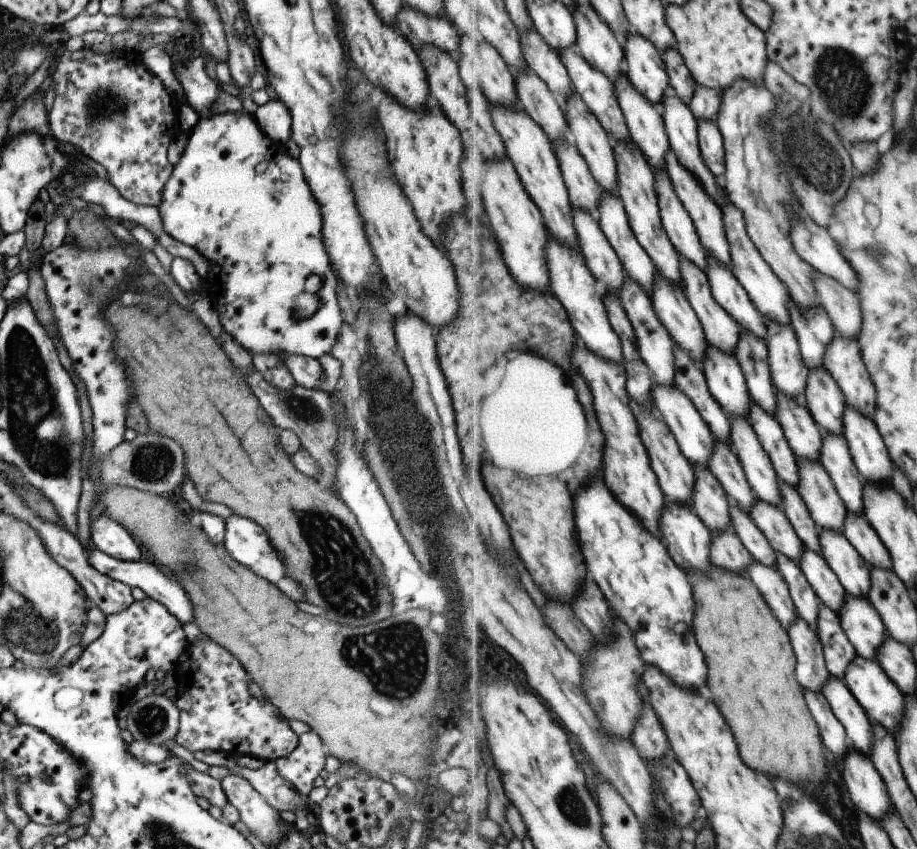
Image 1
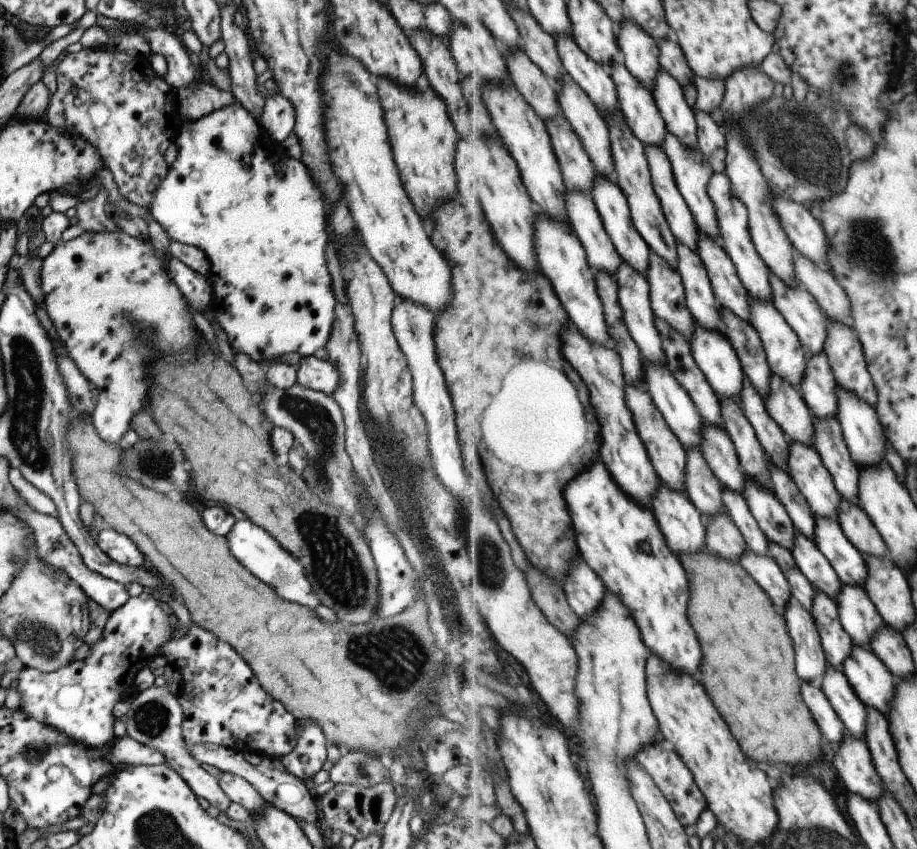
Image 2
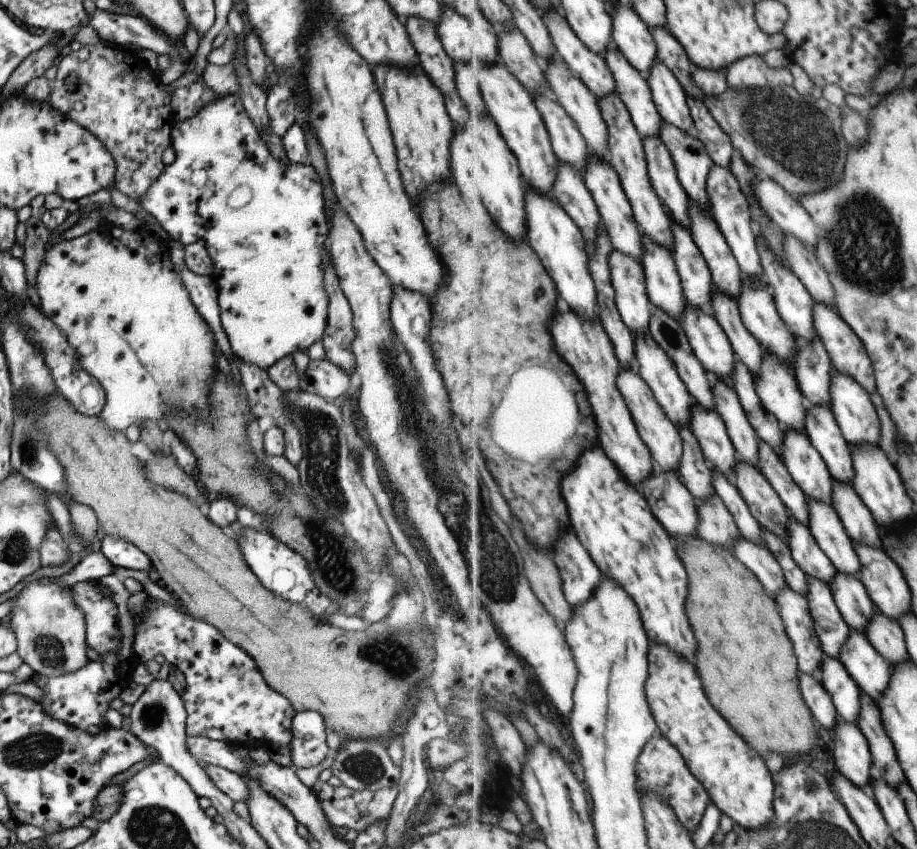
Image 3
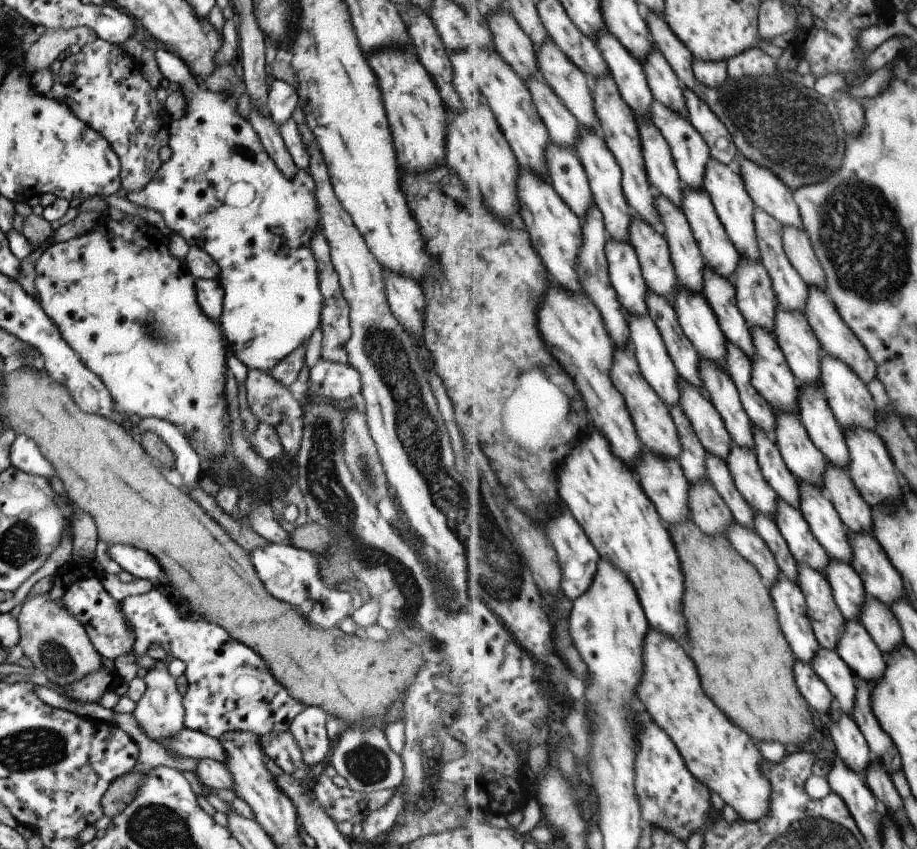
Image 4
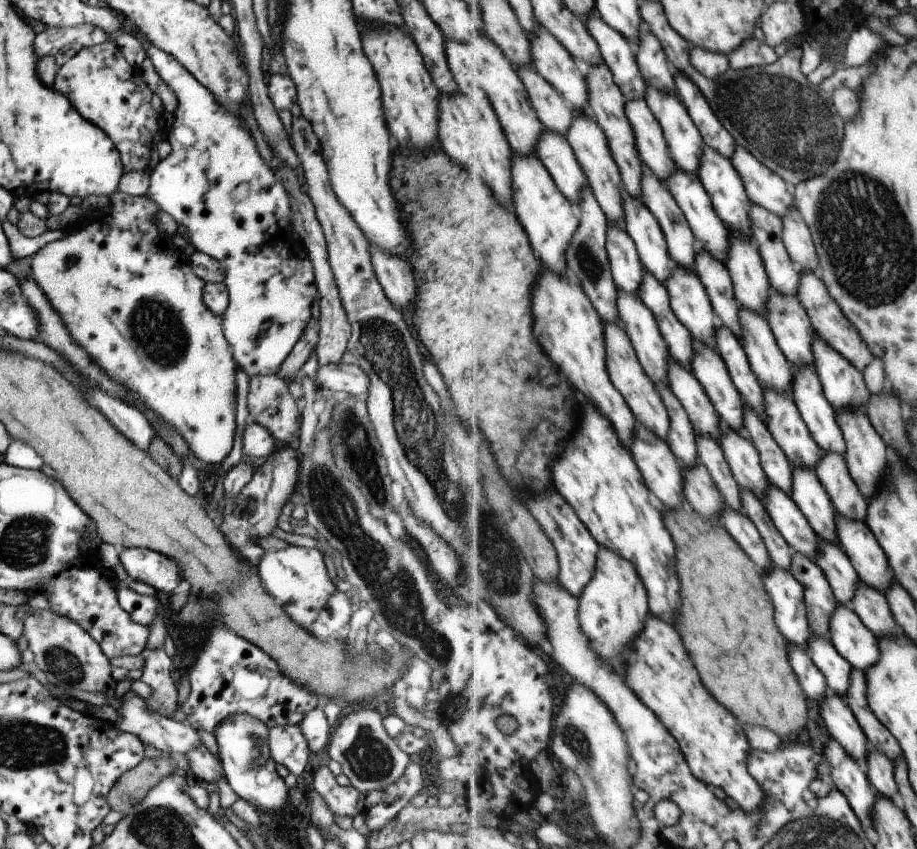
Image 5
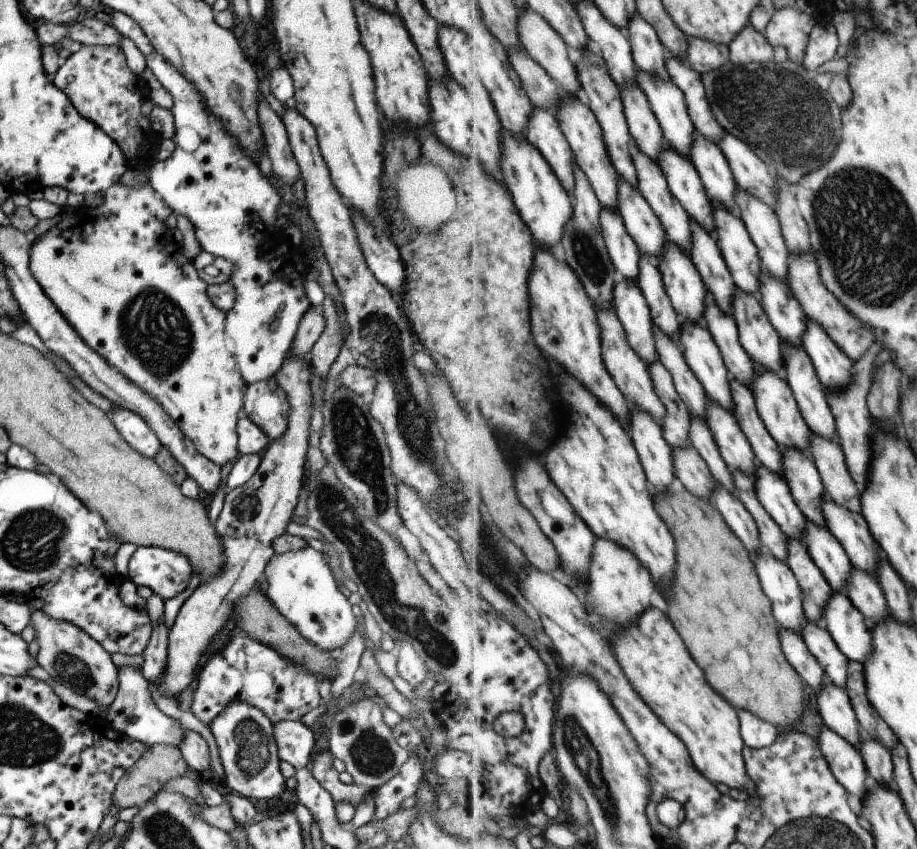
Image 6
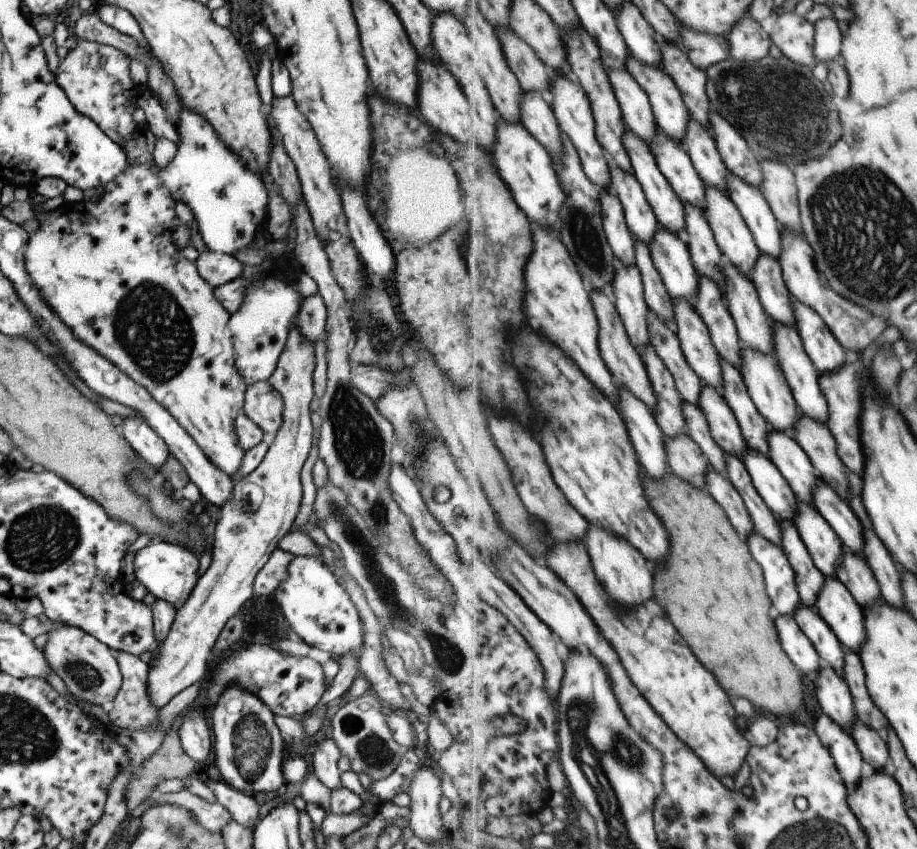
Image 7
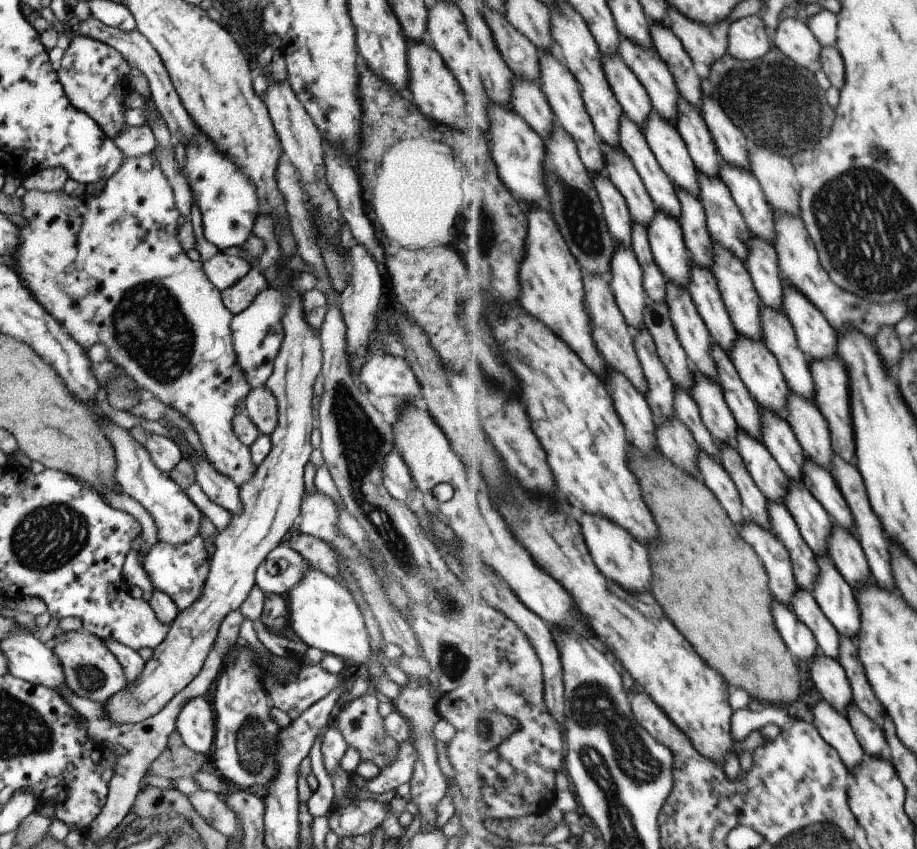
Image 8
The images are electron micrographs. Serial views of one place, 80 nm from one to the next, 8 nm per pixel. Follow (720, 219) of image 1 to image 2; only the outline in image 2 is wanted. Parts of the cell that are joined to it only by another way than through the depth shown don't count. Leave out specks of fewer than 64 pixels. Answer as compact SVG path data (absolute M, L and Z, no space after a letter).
M671 131L665 133L664 151L668 154L673 165L674 175L679 187L679 190L684 194L687 204L694 214L698 229L701 233L708 234L717 242L721 241L720 228L717 216L717 209L713 199L708 193L708 184L714 173L714 168L708 164L704 152L701 147L687 146L678 136L675 136Z

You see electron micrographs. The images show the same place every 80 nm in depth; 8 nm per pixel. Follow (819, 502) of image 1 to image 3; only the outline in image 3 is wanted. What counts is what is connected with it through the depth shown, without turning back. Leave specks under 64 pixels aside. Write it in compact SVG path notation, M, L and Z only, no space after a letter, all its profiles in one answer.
M784 428L782 459L809 499L832 504L835 480L820 450L806 432Z

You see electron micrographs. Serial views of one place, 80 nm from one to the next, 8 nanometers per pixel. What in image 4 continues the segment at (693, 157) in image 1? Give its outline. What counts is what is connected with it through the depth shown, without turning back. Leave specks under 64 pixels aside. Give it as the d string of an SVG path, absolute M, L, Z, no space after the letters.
M656 44L652 46L649 56L642 64L654 98L676 110L682 117L689 119L690 112L681 79Z

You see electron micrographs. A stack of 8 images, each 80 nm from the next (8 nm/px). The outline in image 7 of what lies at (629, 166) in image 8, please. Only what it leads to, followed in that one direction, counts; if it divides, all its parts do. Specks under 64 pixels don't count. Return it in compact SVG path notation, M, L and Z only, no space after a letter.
M611 162L611 188L615 191L624 206L626 221L635 237L642 238L649 246L653 237L661 228L660 219L649 202L644 186L639 182L635 173L623 170Z

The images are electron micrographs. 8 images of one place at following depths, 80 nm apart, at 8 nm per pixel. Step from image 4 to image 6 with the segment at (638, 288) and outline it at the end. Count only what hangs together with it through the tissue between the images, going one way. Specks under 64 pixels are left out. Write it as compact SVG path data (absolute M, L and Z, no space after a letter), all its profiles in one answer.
M604 207L600 219L611 260L616 266L618 279L637 282L642 252L637 241L627 232L621 213Z

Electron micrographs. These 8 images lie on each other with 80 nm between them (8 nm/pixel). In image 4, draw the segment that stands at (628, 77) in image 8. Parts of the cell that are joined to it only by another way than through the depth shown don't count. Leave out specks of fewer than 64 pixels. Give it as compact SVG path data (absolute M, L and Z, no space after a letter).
M653 119L637 120L650 182L656 192L669 197L682 210L681 180L672 150Z

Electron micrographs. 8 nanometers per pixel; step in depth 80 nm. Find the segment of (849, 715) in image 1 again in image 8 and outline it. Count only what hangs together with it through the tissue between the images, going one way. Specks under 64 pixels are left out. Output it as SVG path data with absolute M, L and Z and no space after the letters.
M797 589L791 608L815 634L820 646L819 653L839 659L842 634L829 620L815 594L807 589Z

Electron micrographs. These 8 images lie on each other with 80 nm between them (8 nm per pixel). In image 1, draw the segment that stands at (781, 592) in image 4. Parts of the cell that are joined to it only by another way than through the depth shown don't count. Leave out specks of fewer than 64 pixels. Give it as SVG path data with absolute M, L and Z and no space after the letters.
M799 614L788 628L797 657L797 678L805 686L821 693L831 676L827 668L823 643L818 632Z

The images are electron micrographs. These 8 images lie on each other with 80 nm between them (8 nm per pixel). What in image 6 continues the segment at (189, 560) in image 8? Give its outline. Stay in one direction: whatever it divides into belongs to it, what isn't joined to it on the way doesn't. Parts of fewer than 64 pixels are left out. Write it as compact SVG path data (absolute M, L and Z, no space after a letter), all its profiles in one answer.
M137 547L128 560L127 576L135 586L147 586L161 600L181 594L191 576L185 555L159 547Z

